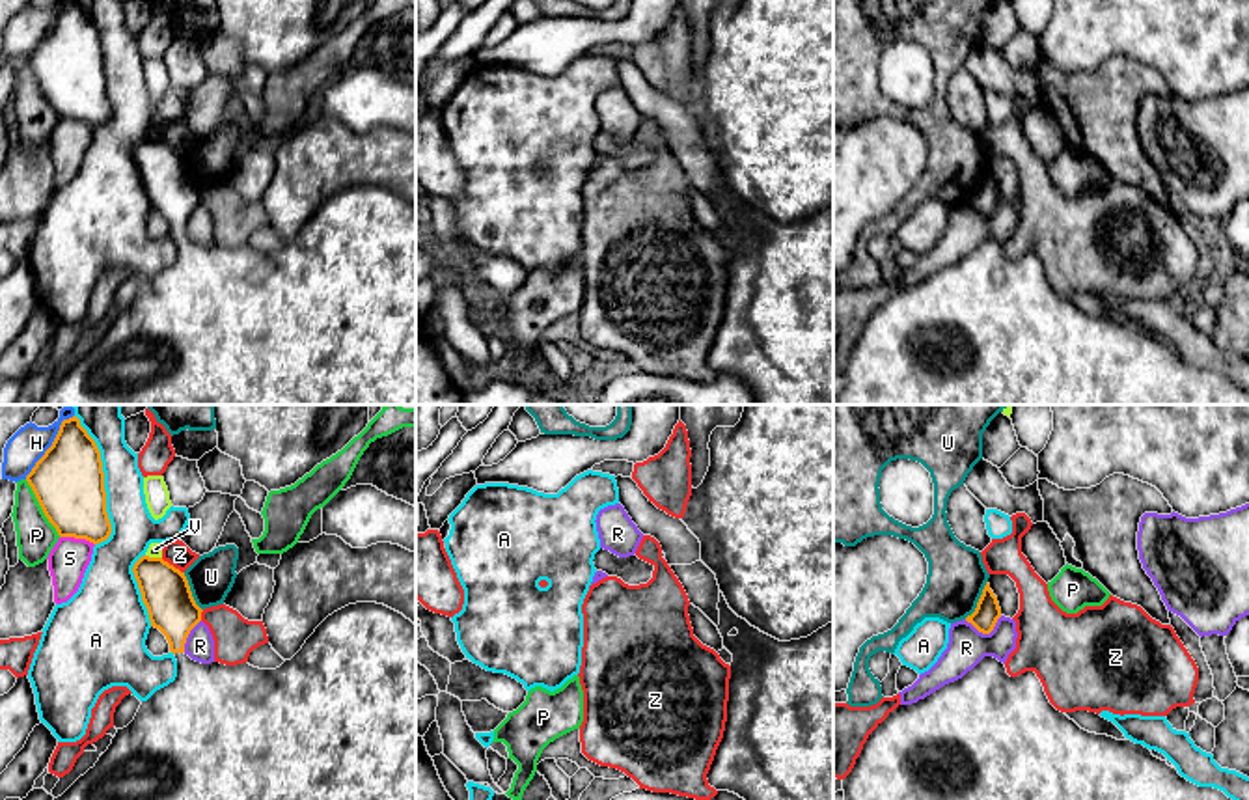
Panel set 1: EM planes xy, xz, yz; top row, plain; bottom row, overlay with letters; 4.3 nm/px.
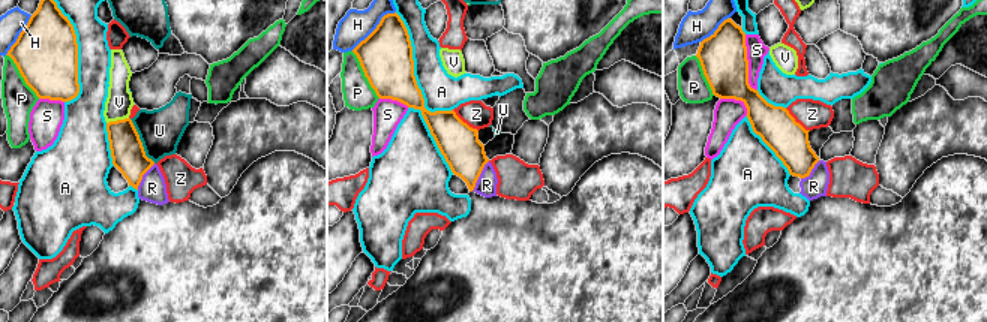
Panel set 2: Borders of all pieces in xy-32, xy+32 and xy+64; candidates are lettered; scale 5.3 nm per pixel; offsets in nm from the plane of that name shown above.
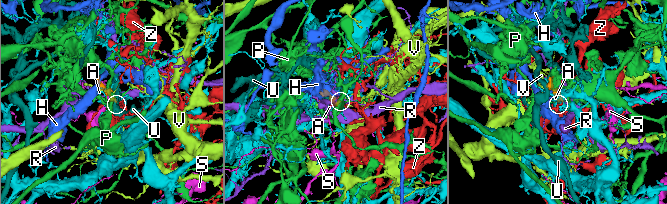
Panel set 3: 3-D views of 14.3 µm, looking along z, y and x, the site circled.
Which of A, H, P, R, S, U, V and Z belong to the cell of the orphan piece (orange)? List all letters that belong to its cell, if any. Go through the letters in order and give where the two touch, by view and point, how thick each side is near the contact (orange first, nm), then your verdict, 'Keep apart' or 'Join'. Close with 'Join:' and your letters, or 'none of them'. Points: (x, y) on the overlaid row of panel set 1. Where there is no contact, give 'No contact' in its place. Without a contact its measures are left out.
A: Touches orange at xy (103, 482). Thickness 300 nm (orange) against 190 nm. Keep apart
H: Touches orange at xy (53, 444). Thickness 300 nm (orange) against 160 nm. Keep apart
P: Touches orange at xy (41, 508). Thickness 300 nm (orange) against 170 nm. Keep apart
R: Touches orange at yz (985, 633). Thickness 110 nm (orange) against 170 nm. Keep apart
S: Touches orange at xy (77, 537). Thickness 300 nm (orange) against 170 nm. Keep apart
U: Touches orange at yz (979, 601). Thickness 110 nm (orange) against 260 nm. Keep apart
V: Touches orange at xy (153, 558). Thickness 220 nm (orange) against 60 nm. Keep apart
Z: Touches orange at xy (172, 565). Thickness 220 nm (orange) against 110 nm. Keep apart
Join: none of them

